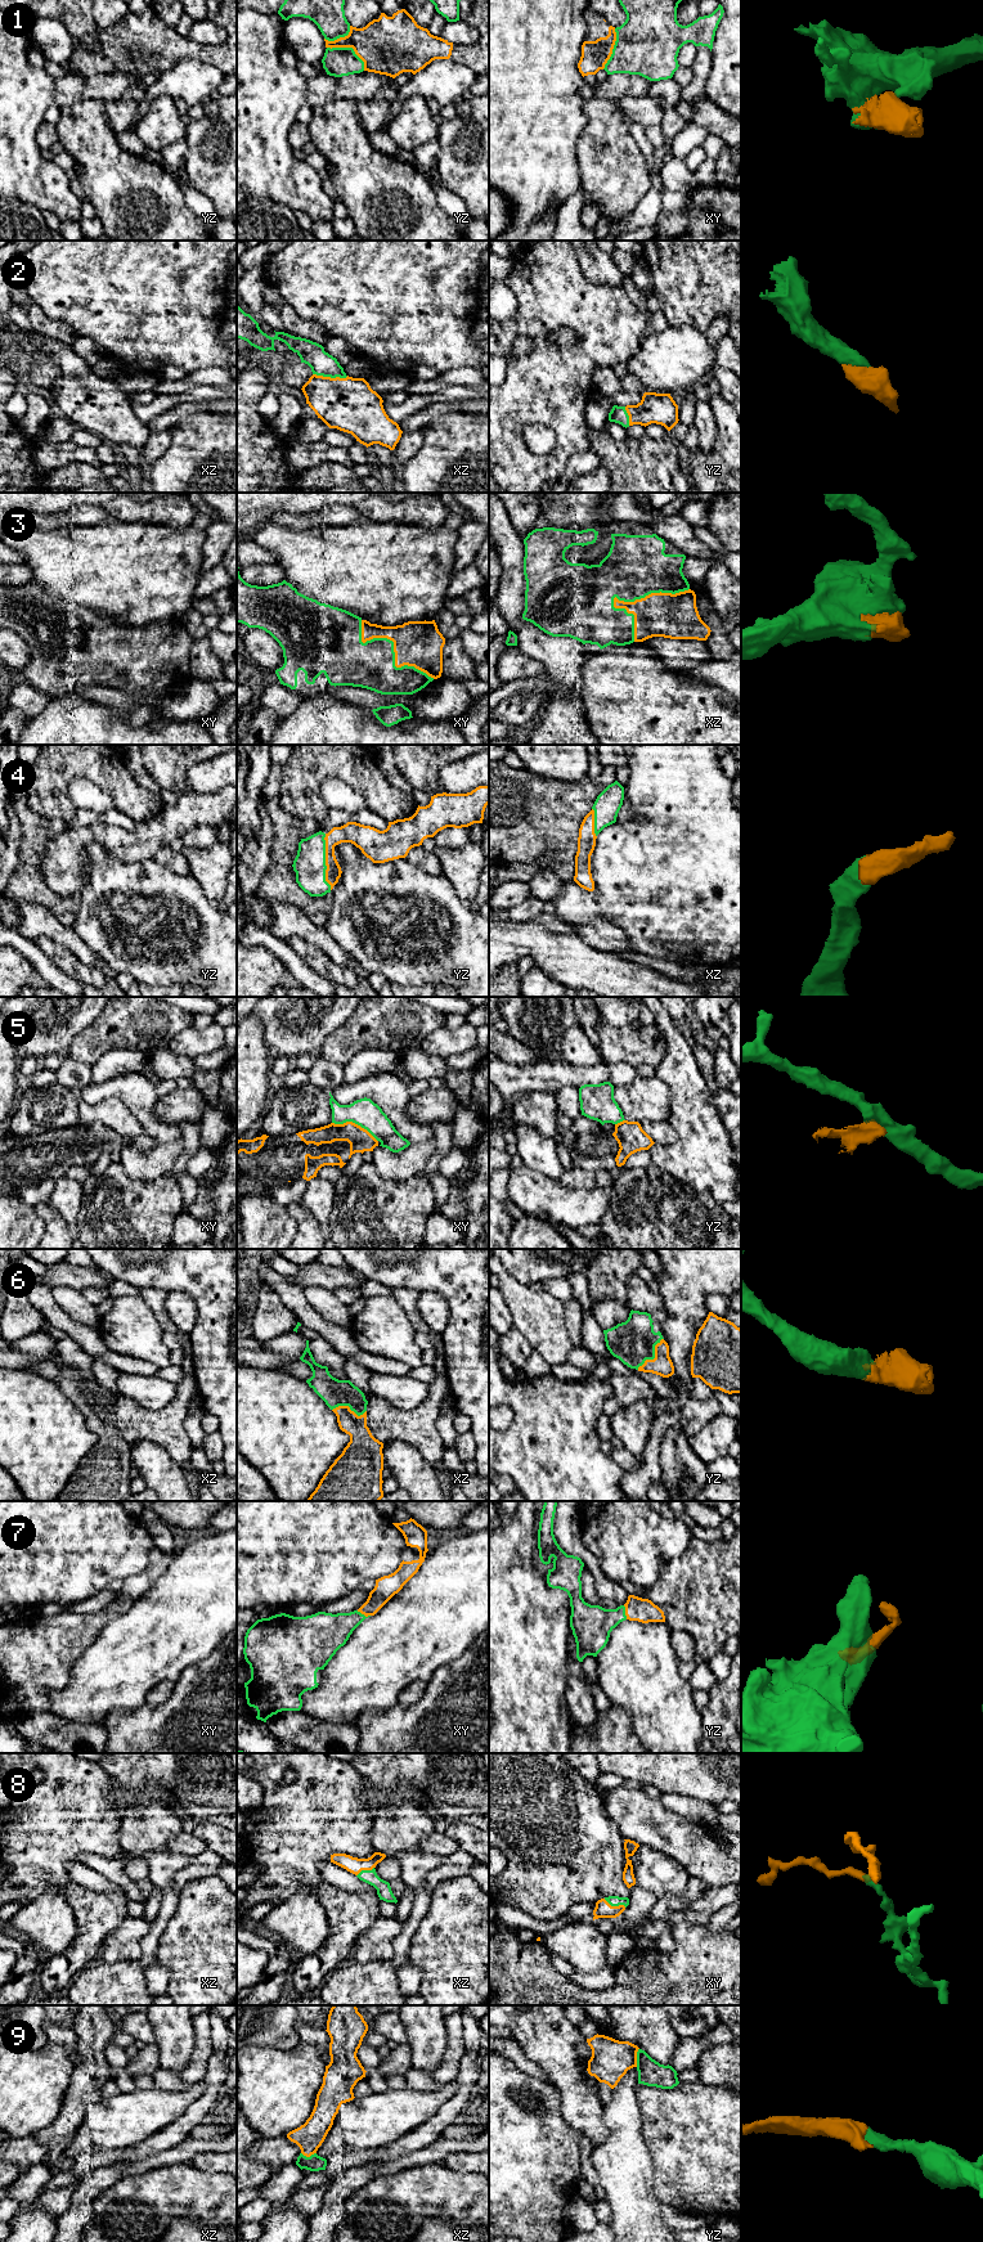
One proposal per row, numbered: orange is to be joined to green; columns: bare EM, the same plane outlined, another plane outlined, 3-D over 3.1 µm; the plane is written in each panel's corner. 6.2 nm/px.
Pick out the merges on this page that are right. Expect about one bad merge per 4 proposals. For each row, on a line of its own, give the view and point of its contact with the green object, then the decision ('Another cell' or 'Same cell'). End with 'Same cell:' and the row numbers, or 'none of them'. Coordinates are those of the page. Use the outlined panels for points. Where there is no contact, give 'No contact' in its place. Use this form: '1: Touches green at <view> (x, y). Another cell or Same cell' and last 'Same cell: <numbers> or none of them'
1: Touches green at yz (350, 48). Another cell
2: Touches green at xz (331, 377). Same cell
3: Touches green at xz (647, 594). Same cell
4: Touches green at yz (324, 862). Same cell
5: Touches green at xy (355, 1123). Another cell
6: Touches green at yz (654, 1356). Same cell
7: Touches green at yz (624, 1612). Same cell
8: Touches green at xy (615, 1905). Same cell
9: Touches green at yz (637, 2057). Same cell
Same cell: 2, 3, 4, 6, 7, 8, 9

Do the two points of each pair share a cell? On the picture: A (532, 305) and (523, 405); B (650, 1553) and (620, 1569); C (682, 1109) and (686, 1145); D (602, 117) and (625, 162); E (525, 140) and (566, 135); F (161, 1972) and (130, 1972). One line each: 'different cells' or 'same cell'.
A: same cell
B: same cell
C: same cell
D: same cell
E: same cell
F: different cells

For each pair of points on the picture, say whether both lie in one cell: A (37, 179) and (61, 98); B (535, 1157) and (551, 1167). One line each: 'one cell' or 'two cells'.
A: two cells
B: one cell

